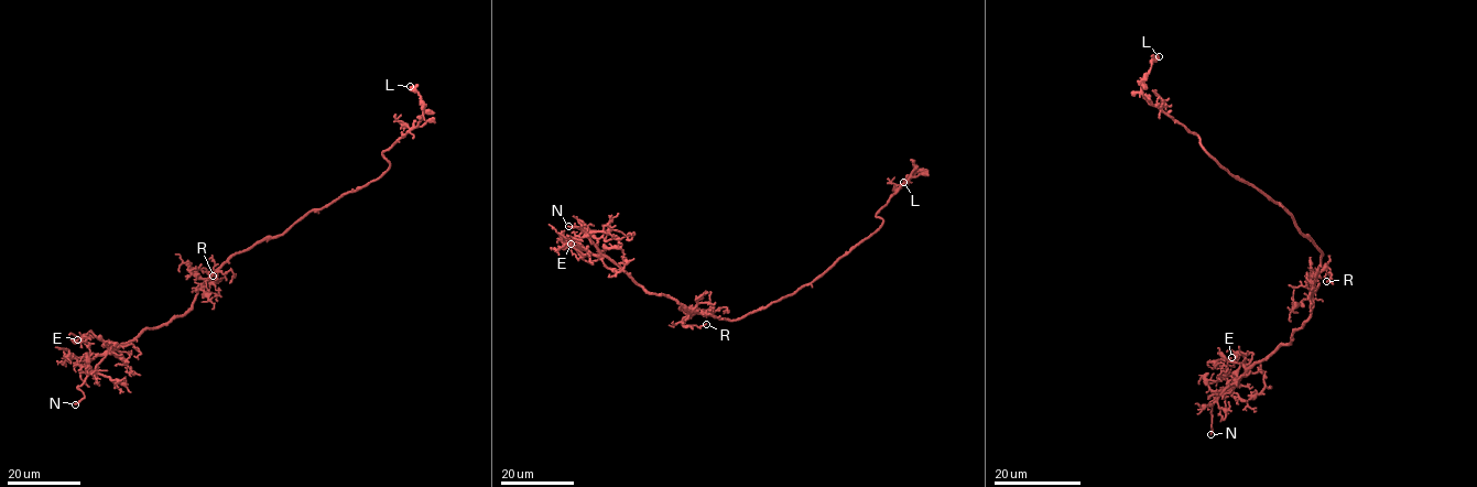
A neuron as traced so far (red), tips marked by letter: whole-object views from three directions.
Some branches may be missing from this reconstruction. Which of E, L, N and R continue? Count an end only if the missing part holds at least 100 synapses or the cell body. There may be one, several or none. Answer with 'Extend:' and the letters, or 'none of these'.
Extend: N

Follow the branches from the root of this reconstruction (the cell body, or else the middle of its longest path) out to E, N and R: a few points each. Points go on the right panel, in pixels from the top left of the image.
E: (1310, 238), (1322, 252), (1310, 318), (1289, 343), (1249, 368), (1251, 353), (1229, 361), (1231, 357)
N: (1310, 238), (1322, 252), (1310, 318), (1289, 343), (1256, 361), (1214, 401), (1211, 434)
R: (1310, 238), (1322, 252), (1314, 284), (1318, 274), (1327, 268), (1331, 277), (1326, 281)

